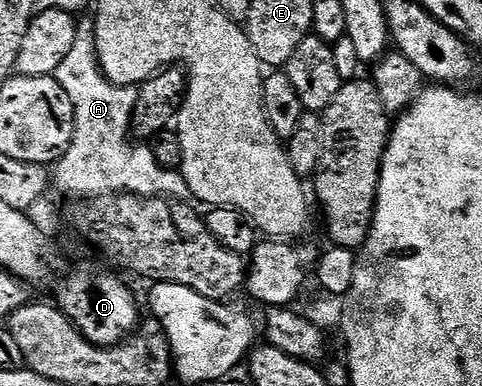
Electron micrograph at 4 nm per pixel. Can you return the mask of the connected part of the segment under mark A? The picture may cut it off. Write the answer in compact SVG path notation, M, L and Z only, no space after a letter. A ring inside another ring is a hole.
M81 20L77 24L74 47L70 47L66 59L58 63L54 76L62 91L70 95L70 103L74 103L72 142L54 165L55 184L56 181L60 184L66 196L71 199L91 199L118 193L135 193L137 197L167 195L176 199L188 193L188 184L183 176L179 172L163 169L148 147L144 147L140 153L140 181L124 181L128 177L128 164L132 161L132 145L128 137L132 128L132 112L136 106L136 89L130 85L115 85L100 69L96 30L91 20ZM112 172L116 172L120 181L112 181Z

